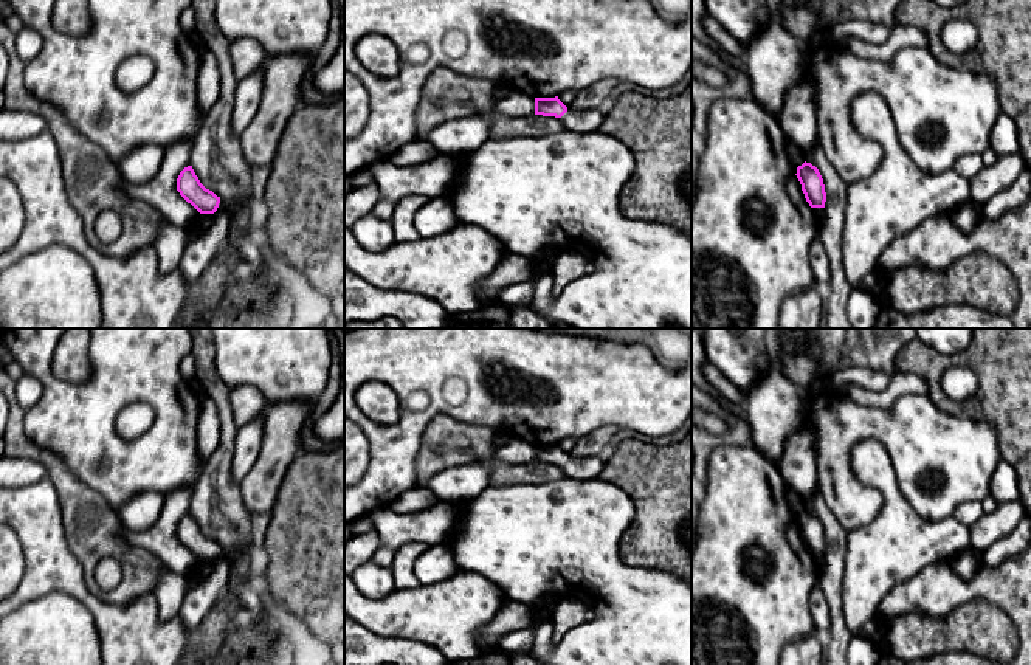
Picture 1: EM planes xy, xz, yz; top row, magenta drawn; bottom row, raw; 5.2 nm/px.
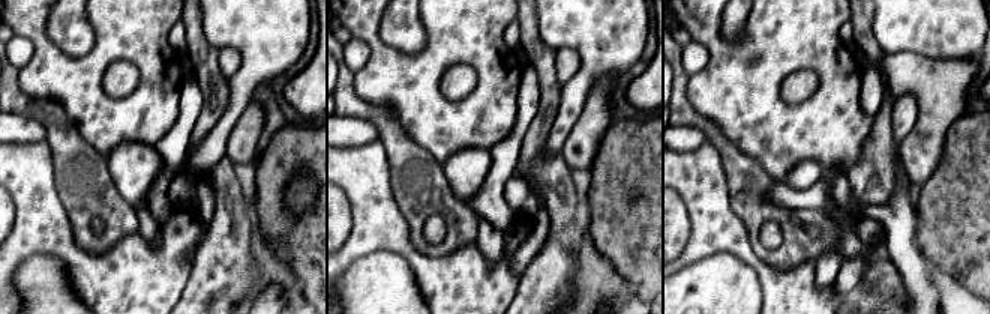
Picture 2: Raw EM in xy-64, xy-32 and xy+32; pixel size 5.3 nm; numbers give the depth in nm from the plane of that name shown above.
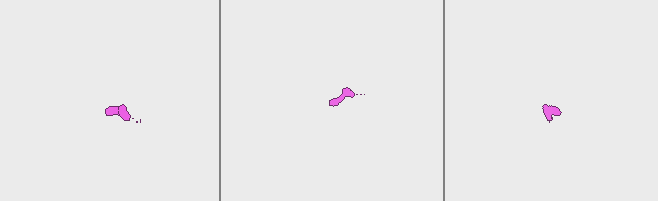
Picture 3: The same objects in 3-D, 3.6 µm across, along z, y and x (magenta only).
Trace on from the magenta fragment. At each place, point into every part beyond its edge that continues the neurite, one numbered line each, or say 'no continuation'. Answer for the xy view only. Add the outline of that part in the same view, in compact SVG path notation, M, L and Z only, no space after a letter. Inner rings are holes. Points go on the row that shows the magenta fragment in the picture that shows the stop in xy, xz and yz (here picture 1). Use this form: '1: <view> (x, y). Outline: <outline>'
1: xy (247, 242). Outline: M242 197L236 203L220 200L219 209L229 214L228 239L242 256L243 273L247 277L257 277L264 270L260 253L260 236L254 231L251 220L250 197Z

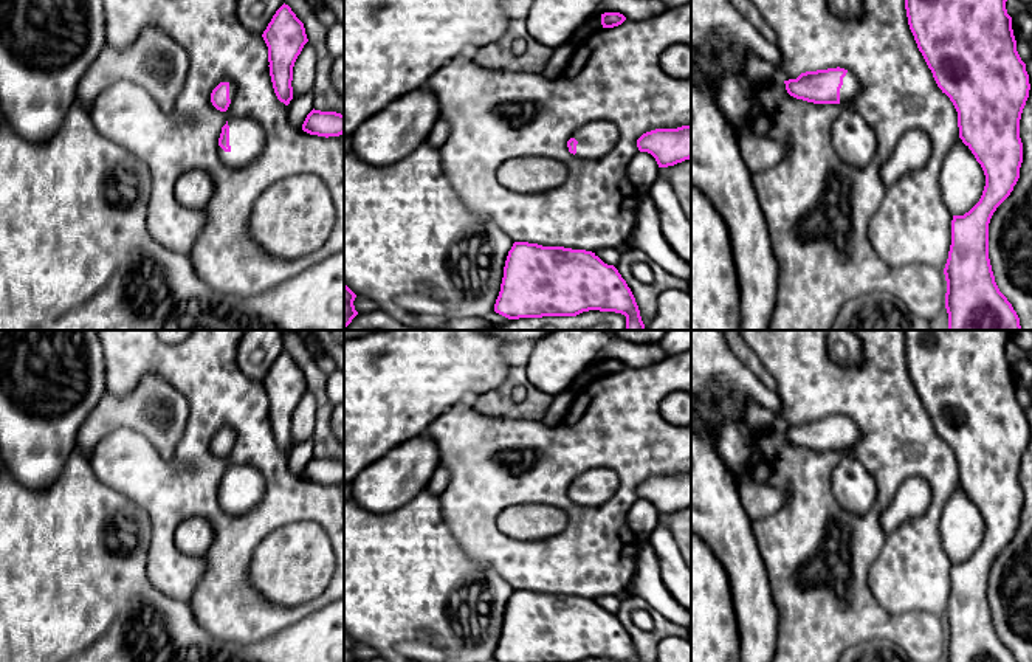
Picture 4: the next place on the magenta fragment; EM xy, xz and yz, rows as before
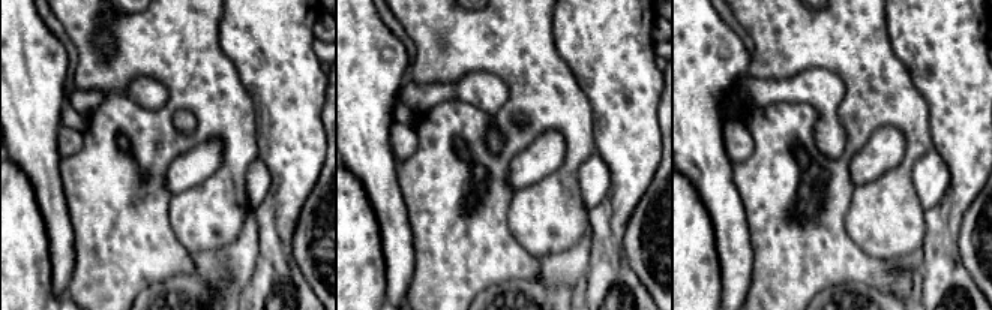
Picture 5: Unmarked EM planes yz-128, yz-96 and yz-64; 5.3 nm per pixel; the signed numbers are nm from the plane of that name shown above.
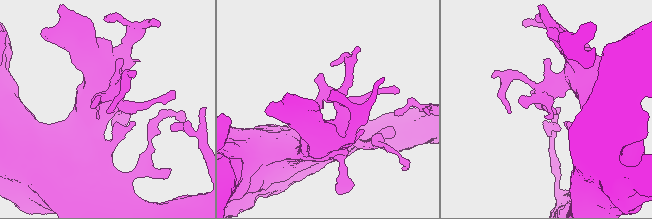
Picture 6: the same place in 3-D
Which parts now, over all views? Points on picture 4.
1: xy (247, 137). Outline: M231 116L228 126L231 150L225 152L218 146L218 155L228 166L243 167L249 164L265 146L263 126L254 119L242 116Z

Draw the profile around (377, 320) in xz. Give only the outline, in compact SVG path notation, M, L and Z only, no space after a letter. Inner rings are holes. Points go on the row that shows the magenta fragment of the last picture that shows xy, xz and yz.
M381 310L358 313L346 330L431 330L408 327Z

